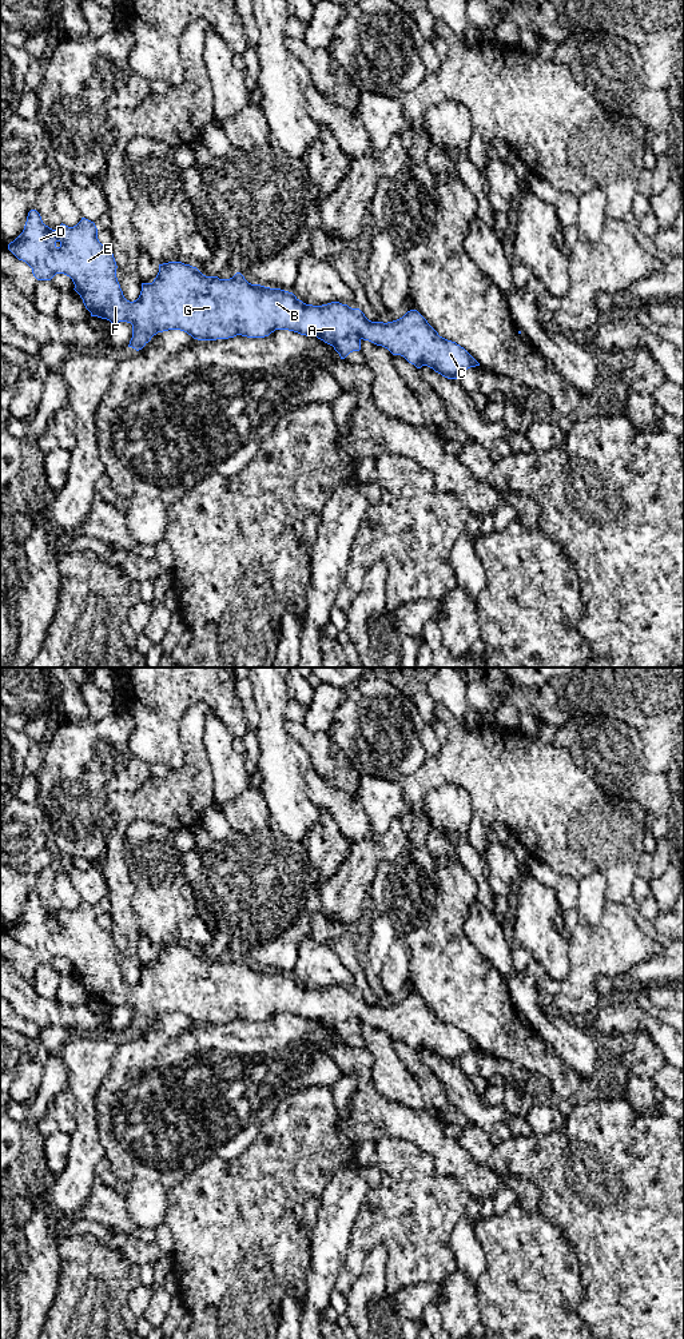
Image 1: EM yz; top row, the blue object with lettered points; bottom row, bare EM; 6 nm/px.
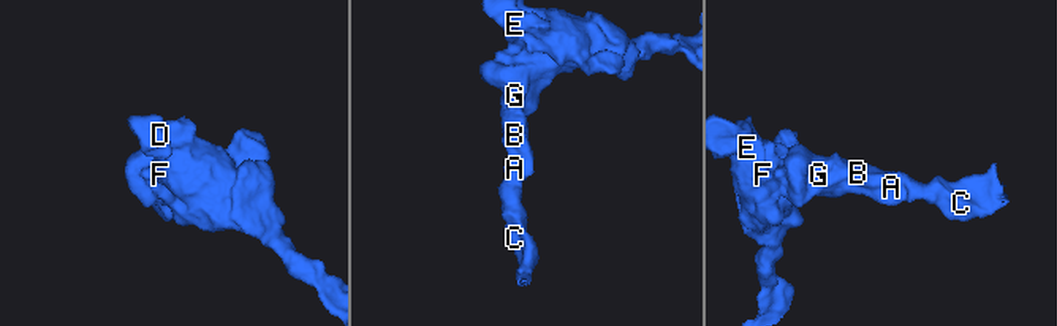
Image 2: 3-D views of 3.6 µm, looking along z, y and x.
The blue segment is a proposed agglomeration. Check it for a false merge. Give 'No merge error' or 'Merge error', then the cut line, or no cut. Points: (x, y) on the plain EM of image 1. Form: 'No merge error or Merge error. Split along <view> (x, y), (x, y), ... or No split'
No merge error. No split

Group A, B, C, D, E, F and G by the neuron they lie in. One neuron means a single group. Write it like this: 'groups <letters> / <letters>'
groups A B C D E F G

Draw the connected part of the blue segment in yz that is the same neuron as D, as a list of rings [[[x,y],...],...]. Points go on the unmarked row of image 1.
[[[31,893],[23,916],[8,928],[8,933],[19,943],[25,945],[37,964],[51,964],[56,957],[69,960],[75,968],[75,975],[83,983],[86,992],[91,1000],[110,1004],[112,1008],[127,1005],[132,1008],[132,1021],[128,1031],[136,1035],[142,1033],[154,1019],[168,1013],[180,1013],[198,1024],[228,1023],[236,1019],[247,1021],[265,1021],[275,1013],[289,1013],[306,1020],[317,1020],[325,1027],[334,1031],[341,1043],[350,1036],[361,1033],[361,1024],[369,1024],[377,1029],[387,1032],[393,1039],[403,1040],[417,1052],[428,1049],[448,1063],[457,1063],[458,1057],[480,1047],[460,1028],[448,1024],[428,1007],[428,1004],[417,995],[410,993],[402,1001],[393,1005],[371,1005],[359,992],[351,992],[339,985],[331,985],[322,989],[306,988],[293,976],[270,972],[261,968],[248,967],[240,956],[230,963],[219,963],[218,960],[206,960],[196,951],[182,945],[168,945],[159,948],[159,956],[152,967],[142,967],[142,975],[136,984],[130,985],[124,981],[116,961],[116,945],[111,932],[104,930],[98,922],[98,912],[94,905],[81,901],[81,904],[68,910],[60,908],[56,913],[49,912],[41,904],[36,893]]]

